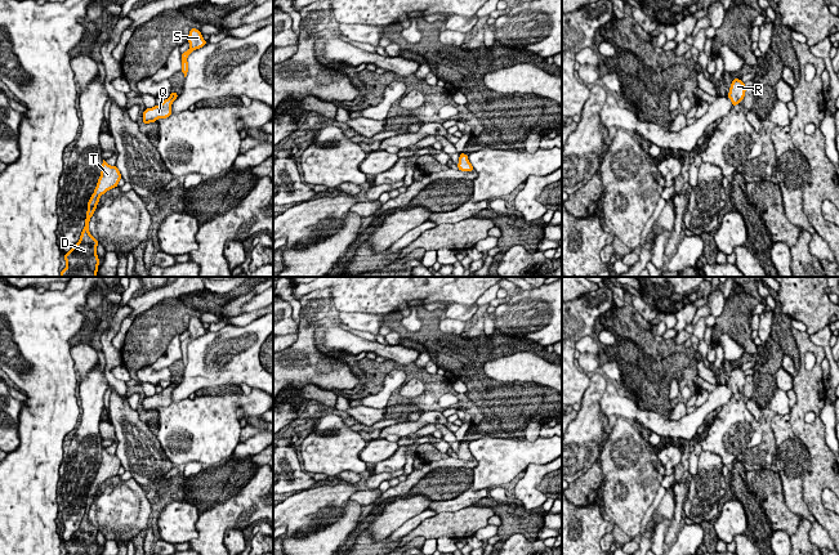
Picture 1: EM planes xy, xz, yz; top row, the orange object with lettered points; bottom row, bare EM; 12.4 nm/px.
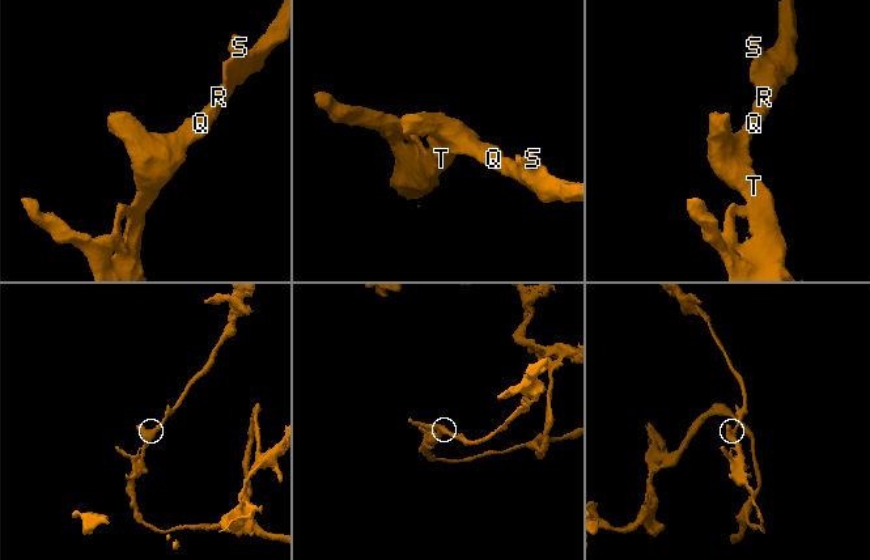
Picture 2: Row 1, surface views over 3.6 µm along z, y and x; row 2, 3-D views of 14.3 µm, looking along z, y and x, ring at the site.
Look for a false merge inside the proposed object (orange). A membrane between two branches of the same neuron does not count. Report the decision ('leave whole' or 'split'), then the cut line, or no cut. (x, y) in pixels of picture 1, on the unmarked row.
leave whole | no cut

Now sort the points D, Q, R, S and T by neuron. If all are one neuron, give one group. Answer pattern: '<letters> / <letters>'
D Q R S T

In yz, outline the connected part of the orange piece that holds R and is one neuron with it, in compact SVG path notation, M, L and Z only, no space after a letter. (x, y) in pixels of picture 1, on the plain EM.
M733 367L731 375L729 375L729 381L727 382L727 386L731 388L732 390L732 395L736 393L740 393L740 390L744 388L745 385L745 371L742 371L740 367Z

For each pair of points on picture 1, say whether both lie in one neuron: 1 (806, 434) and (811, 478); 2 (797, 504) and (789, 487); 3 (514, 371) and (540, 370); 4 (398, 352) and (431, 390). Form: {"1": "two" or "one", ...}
{"1": "one", "2": "one", "3": "one", "4": "two"}

